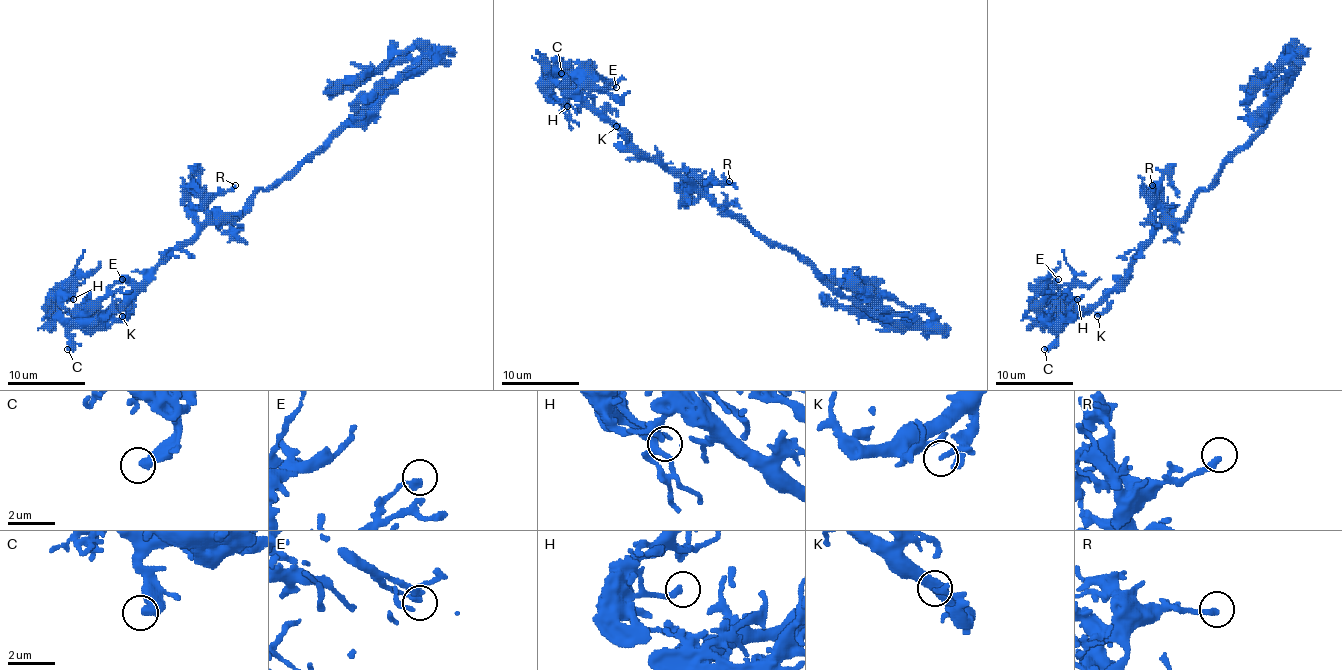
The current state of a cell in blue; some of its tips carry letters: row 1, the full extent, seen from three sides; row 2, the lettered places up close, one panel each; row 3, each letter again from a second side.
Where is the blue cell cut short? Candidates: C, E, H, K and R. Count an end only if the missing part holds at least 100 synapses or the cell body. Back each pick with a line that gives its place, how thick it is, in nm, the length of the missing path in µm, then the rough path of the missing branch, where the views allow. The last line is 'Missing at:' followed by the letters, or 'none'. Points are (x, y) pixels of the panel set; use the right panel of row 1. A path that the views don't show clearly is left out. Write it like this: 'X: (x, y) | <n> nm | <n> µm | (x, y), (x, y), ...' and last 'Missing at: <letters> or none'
C: (1044, 349) | 420 nm | 60 µm
Missing at: C

